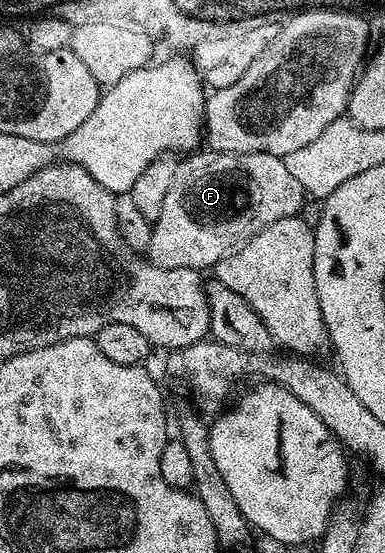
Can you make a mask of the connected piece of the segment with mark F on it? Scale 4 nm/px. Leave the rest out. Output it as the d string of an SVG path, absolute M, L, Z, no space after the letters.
M200 152L185 156L176 166L162 211L152 226L146 250L146 260L151 265L211 270L233 249L270 227L270 223L297 216L306 202L302 183L290 175L283 157L269 153Z

